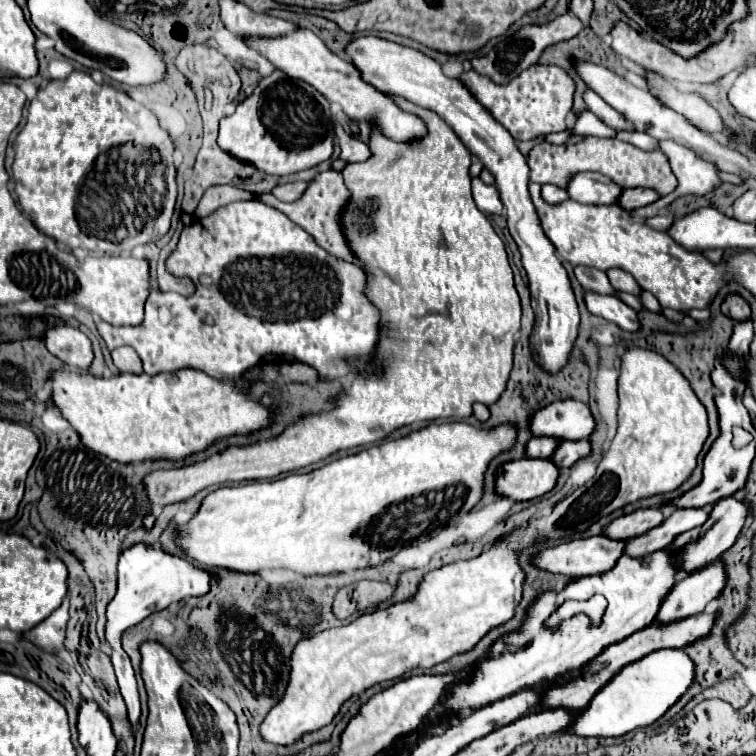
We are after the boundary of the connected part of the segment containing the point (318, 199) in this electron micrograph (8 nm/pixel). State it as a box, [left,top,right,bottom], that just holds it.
[256,170,354,262]

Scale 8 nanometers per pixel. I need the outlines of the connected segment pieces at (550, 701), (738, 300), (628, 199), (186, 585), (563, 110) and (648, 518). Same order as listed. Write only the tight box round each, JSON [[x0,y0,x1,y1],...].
[[538,614,716,714],[722,294,750,320],[618,188,658,210],[106,544,212,726],[460,64,576,140],[602,508,662,540]]

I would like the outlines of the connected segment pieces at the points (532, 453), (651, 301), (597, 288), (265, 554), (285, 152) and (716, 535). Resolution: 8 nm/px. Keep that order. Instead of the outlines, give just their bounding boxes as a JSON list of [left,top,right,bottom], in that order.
[[524,438,558,458],[640,290,662,313],[574,266,614,294],[174,422,516,576],[218,70,334,176],[676,496,748,574]]

